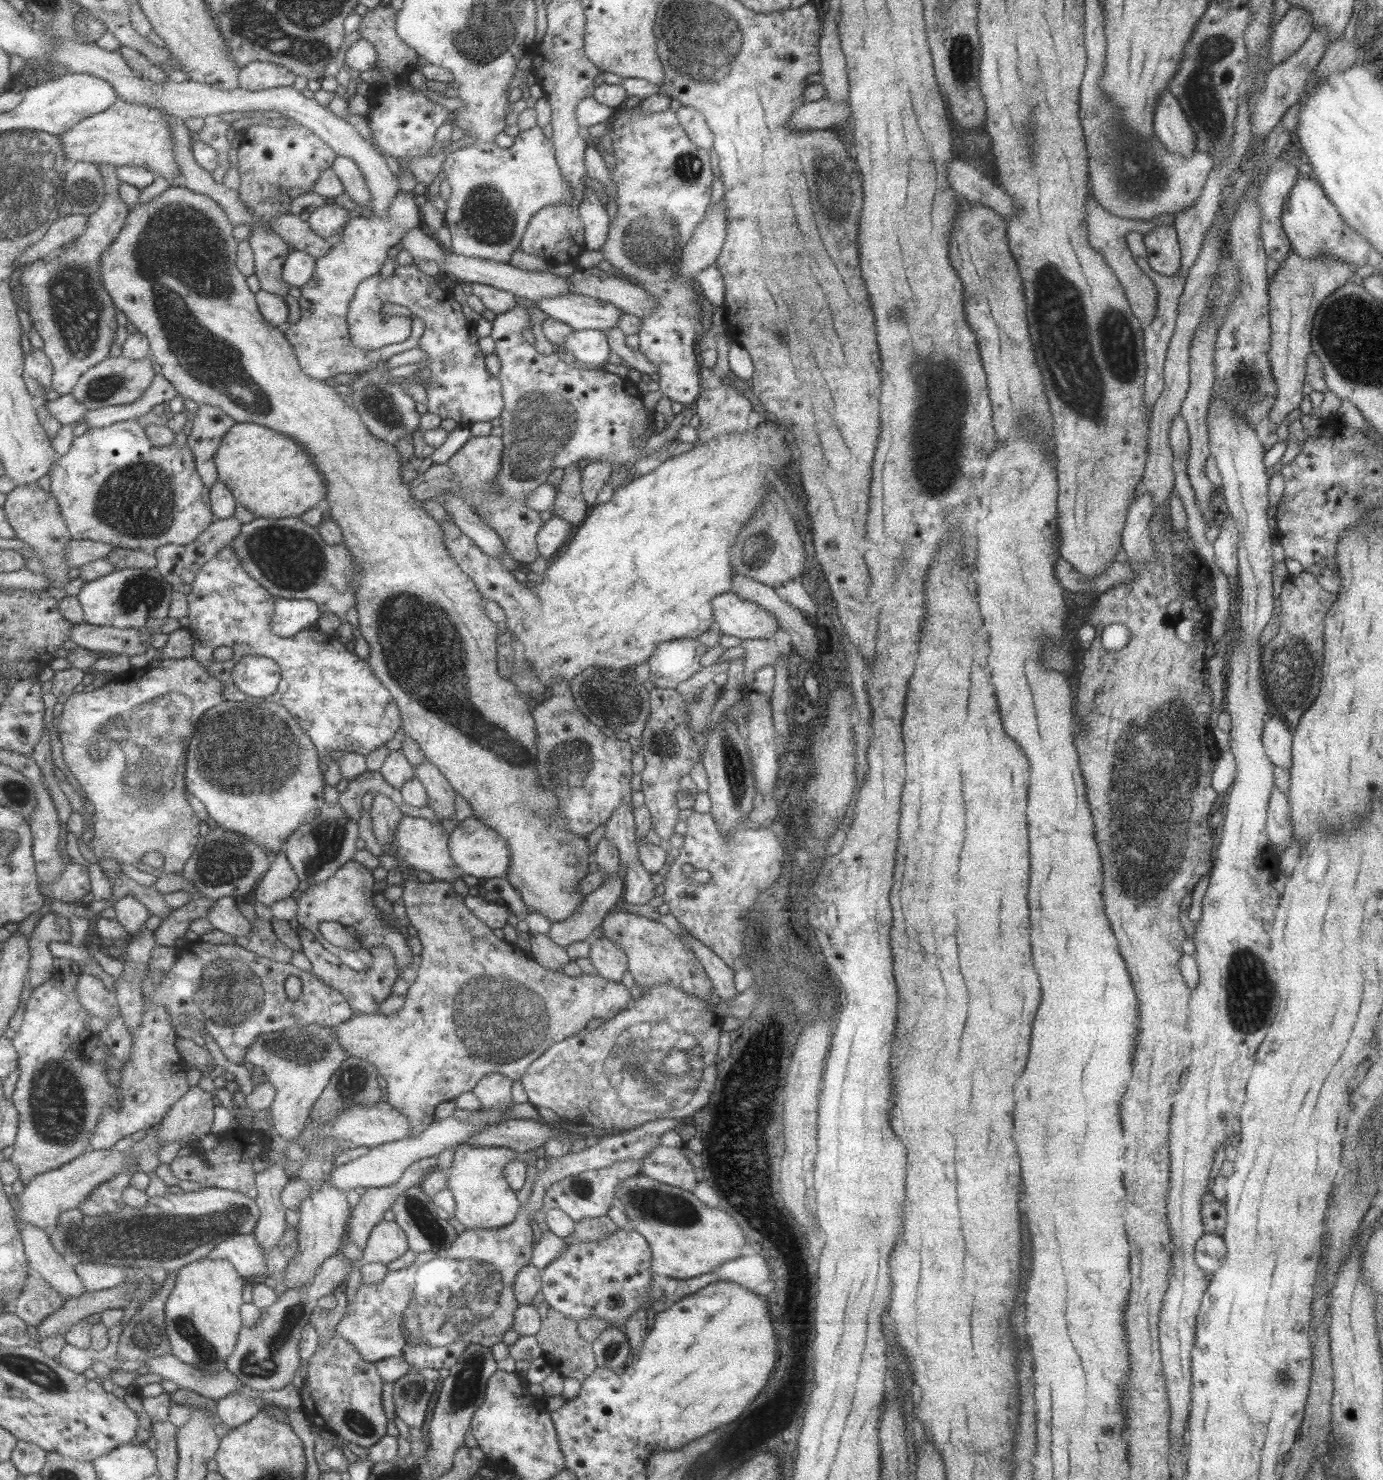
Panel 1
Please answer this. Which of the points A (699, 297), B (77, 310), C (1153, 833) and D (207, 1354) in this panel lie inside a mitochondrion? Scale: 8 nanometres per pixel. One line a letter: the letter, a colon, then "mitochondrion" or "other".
A: other
B: mitochondrion
C: mitochondrion
D: mitochondrion

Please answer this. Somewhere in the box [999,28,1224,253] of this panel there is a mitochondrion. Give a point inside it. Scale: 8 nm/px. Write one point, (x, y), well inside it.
(1141, 176)

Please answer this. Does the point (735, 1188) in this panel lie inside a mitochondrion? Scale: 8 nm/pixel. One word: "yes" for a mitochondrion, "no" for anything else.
yes

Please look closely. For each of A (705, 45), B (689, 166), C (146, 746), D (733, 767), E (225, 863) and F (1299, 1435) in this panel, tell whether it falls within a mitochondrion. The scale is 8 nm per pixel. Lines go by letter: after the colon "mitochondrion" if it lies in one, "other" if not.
A: mitochondrion
B: mitochondrion
C: mitochondrion
D: mitochondrion
E: mitochondrion
F: other

